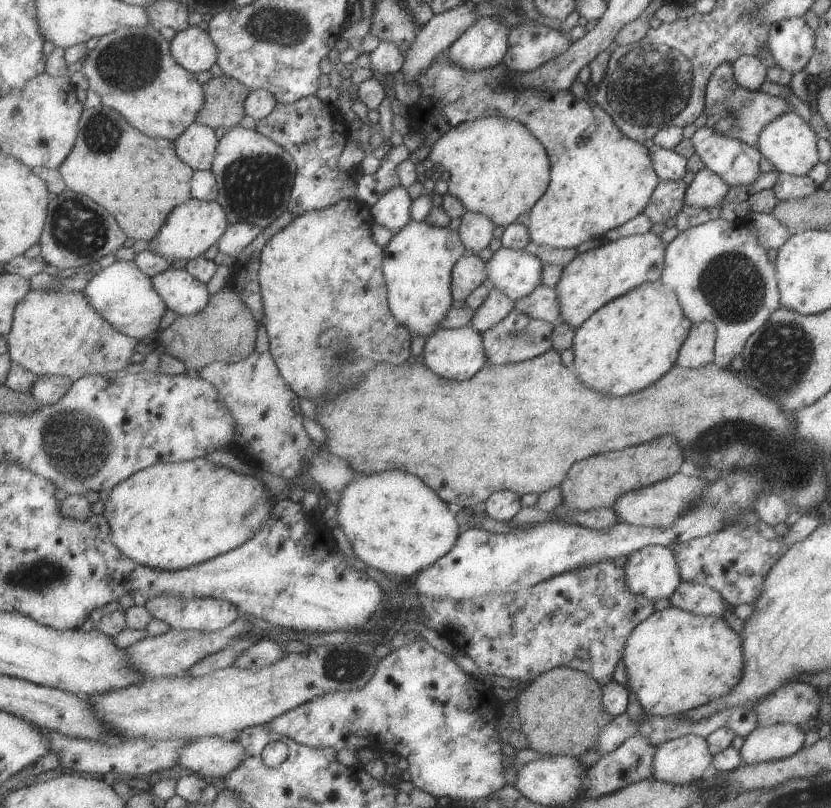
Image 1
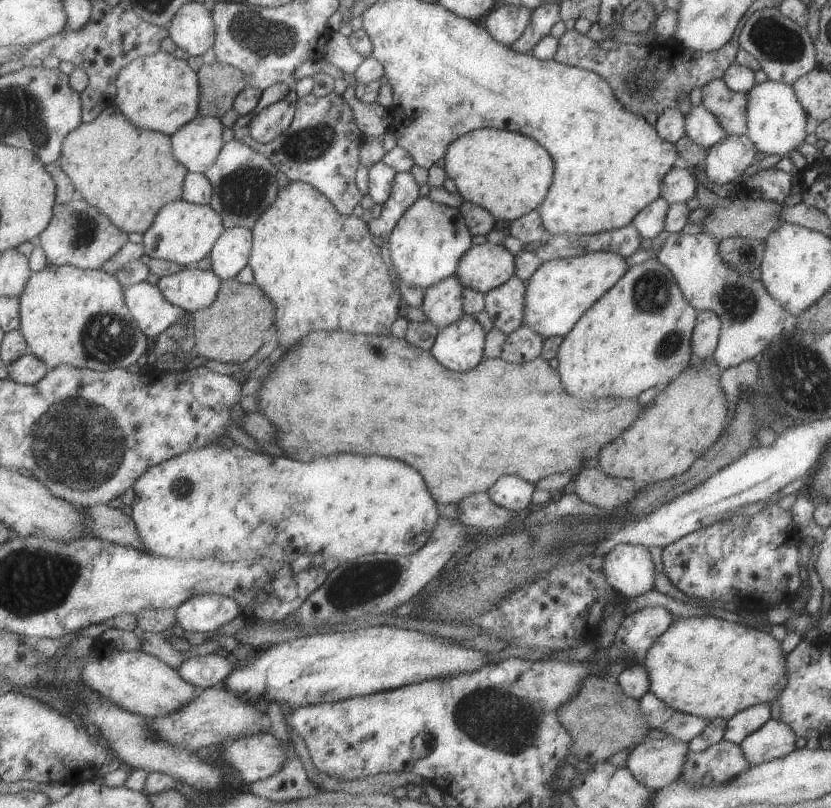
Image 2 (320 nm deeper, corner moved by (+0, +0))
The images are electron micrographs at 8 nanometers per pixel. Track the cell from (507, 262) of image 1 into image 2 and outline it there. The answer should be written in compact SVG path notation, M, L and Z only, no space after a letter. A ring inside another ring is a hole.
M485 241L483 244L473 245L463 254L453 275L462 287L485 294L513 274L512 254L503 245Z

